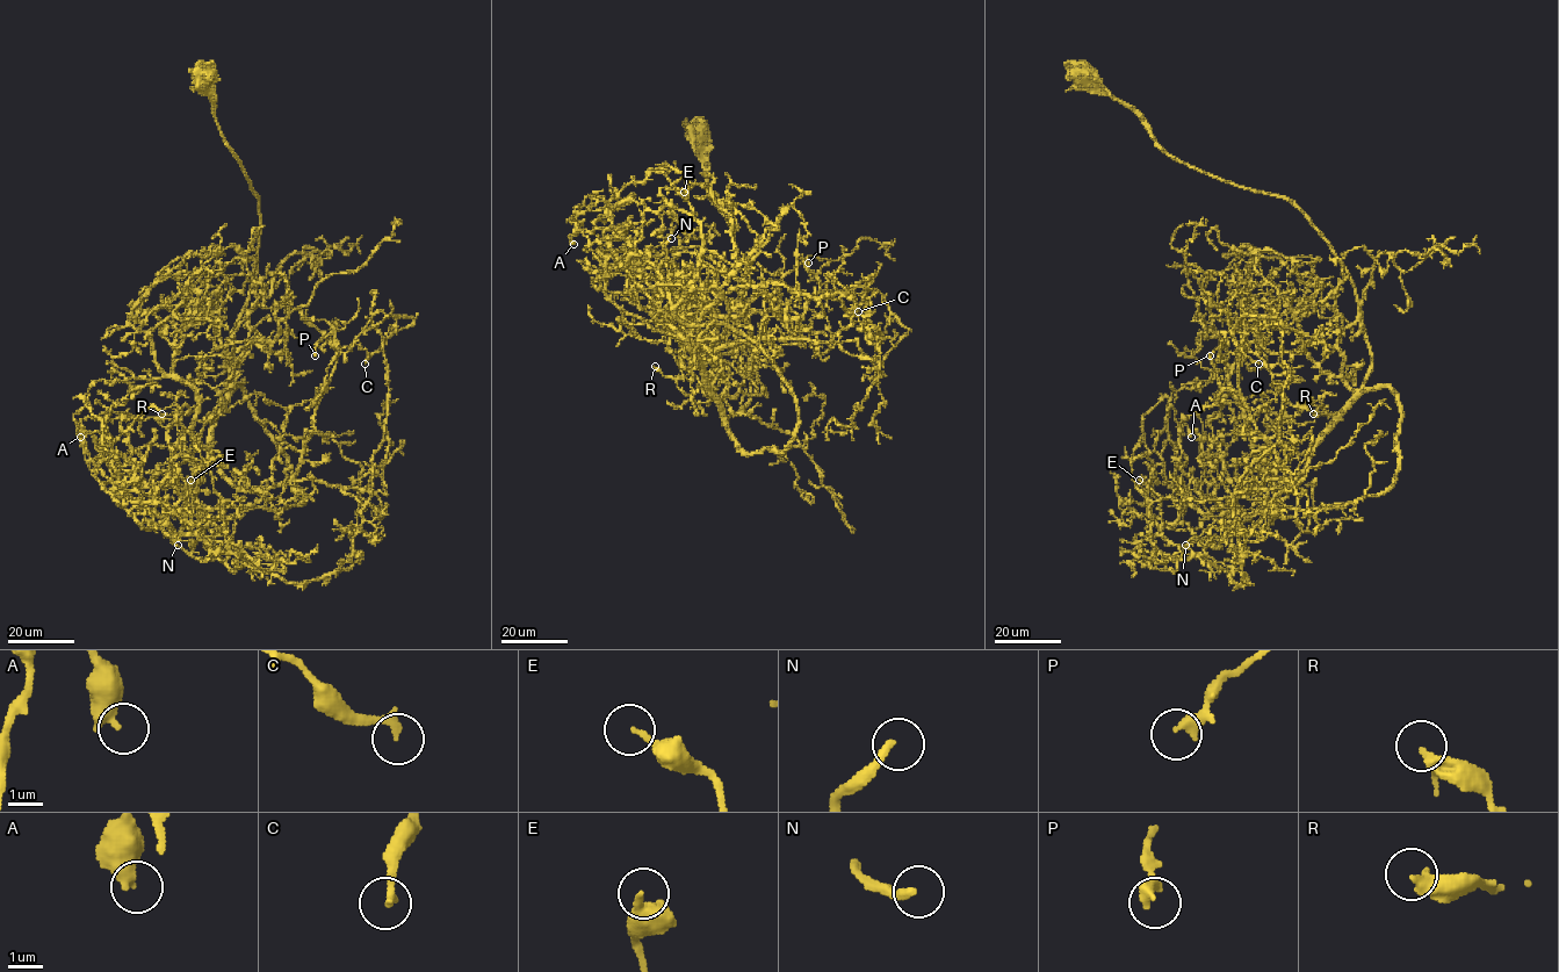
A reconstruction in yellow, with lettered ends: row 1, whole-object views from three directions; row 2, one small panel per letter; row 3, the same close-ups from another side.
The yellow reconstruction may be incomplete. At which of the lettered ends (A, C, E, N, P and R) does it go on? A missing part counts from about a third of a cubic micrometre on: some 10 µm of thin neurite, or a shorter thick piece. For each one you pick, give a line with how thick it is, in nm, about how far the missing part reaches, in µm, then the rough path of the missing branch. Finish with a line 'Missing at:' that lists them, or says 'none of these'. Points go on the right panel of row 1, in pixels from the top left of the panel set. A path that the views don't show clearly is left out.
N: calibre 240 nm; missing 10 µm
Missing at: N

